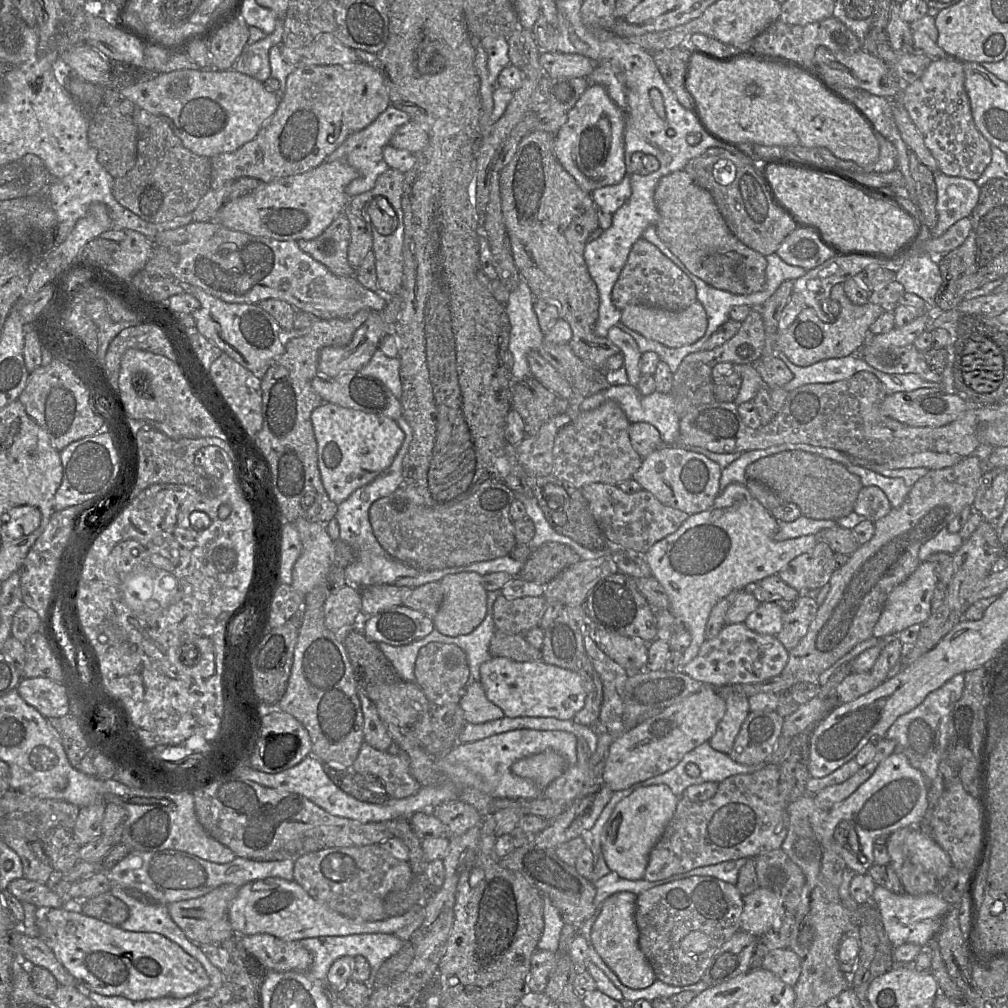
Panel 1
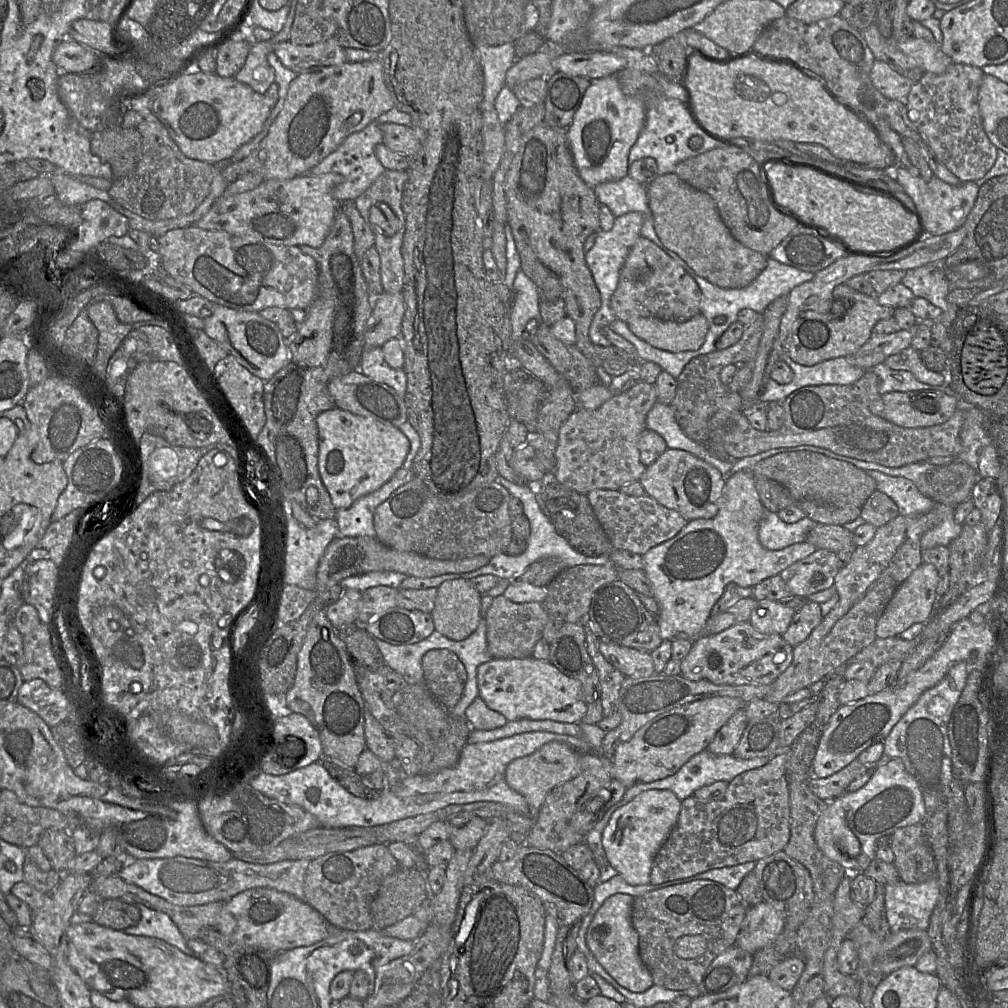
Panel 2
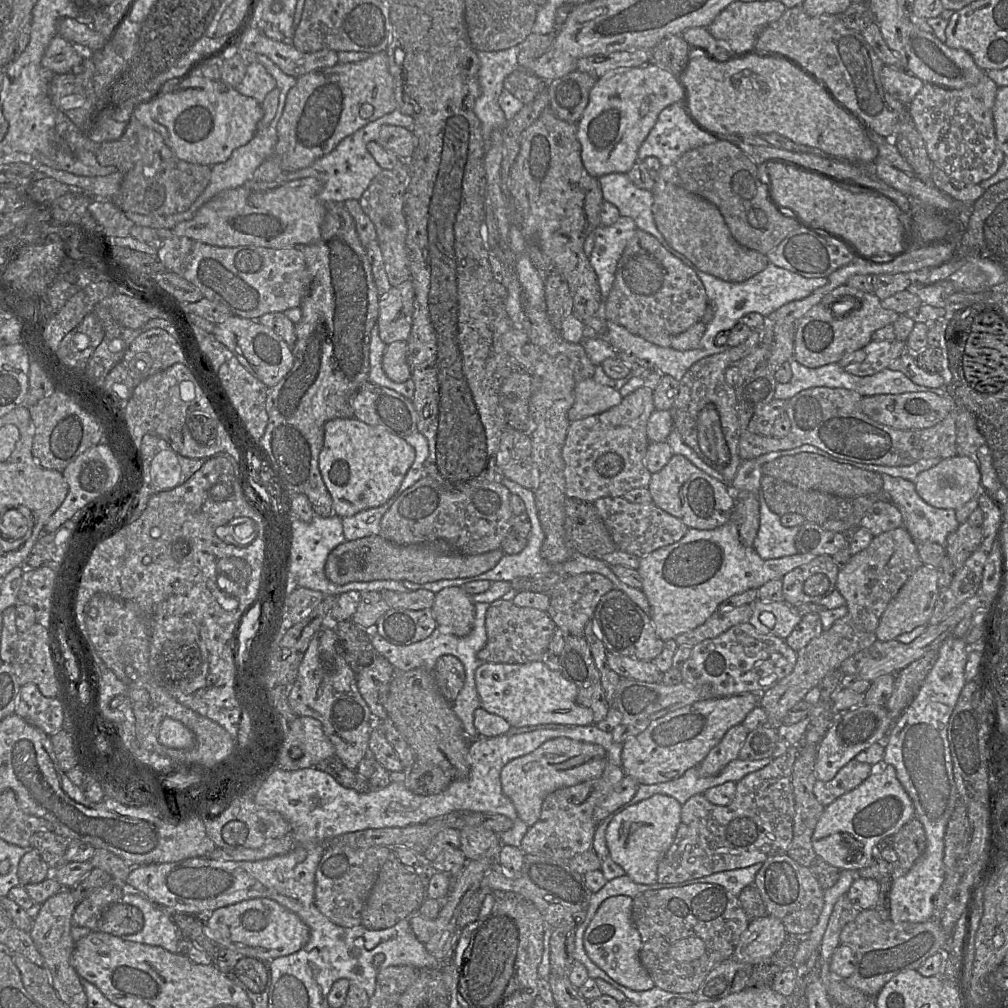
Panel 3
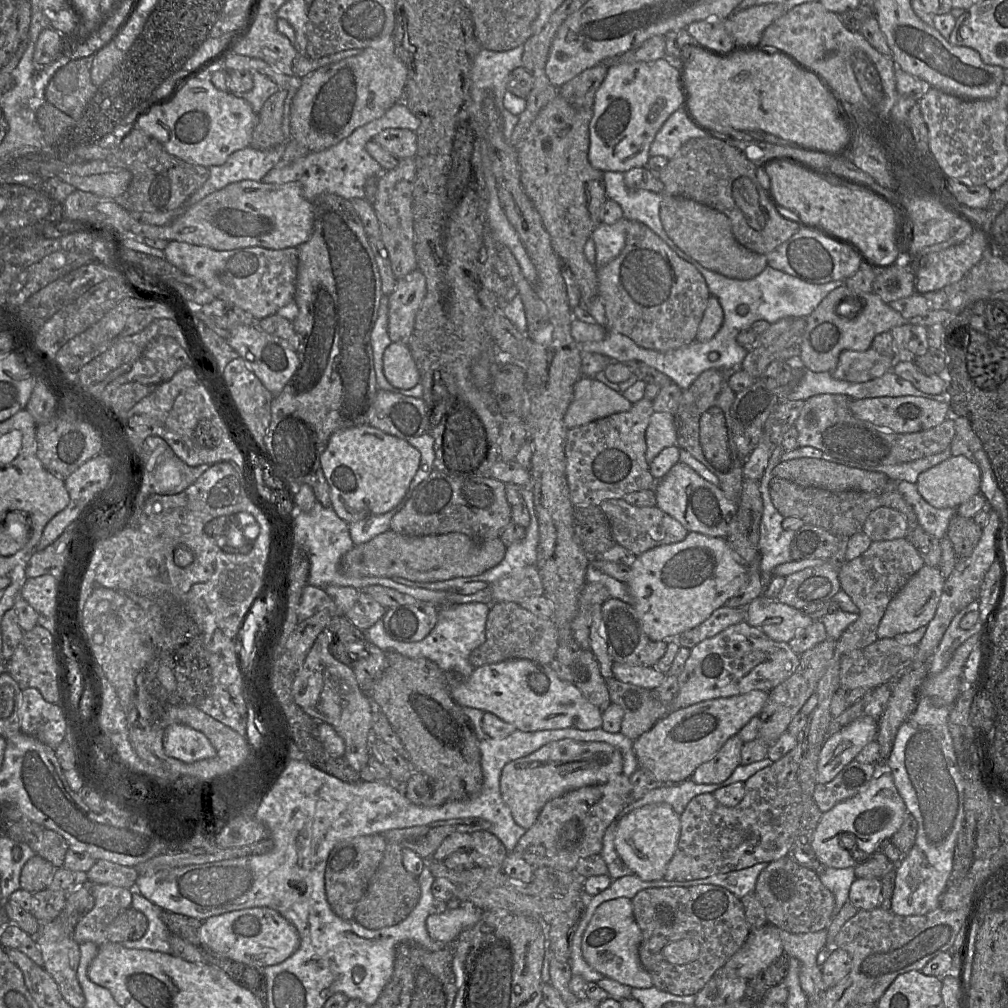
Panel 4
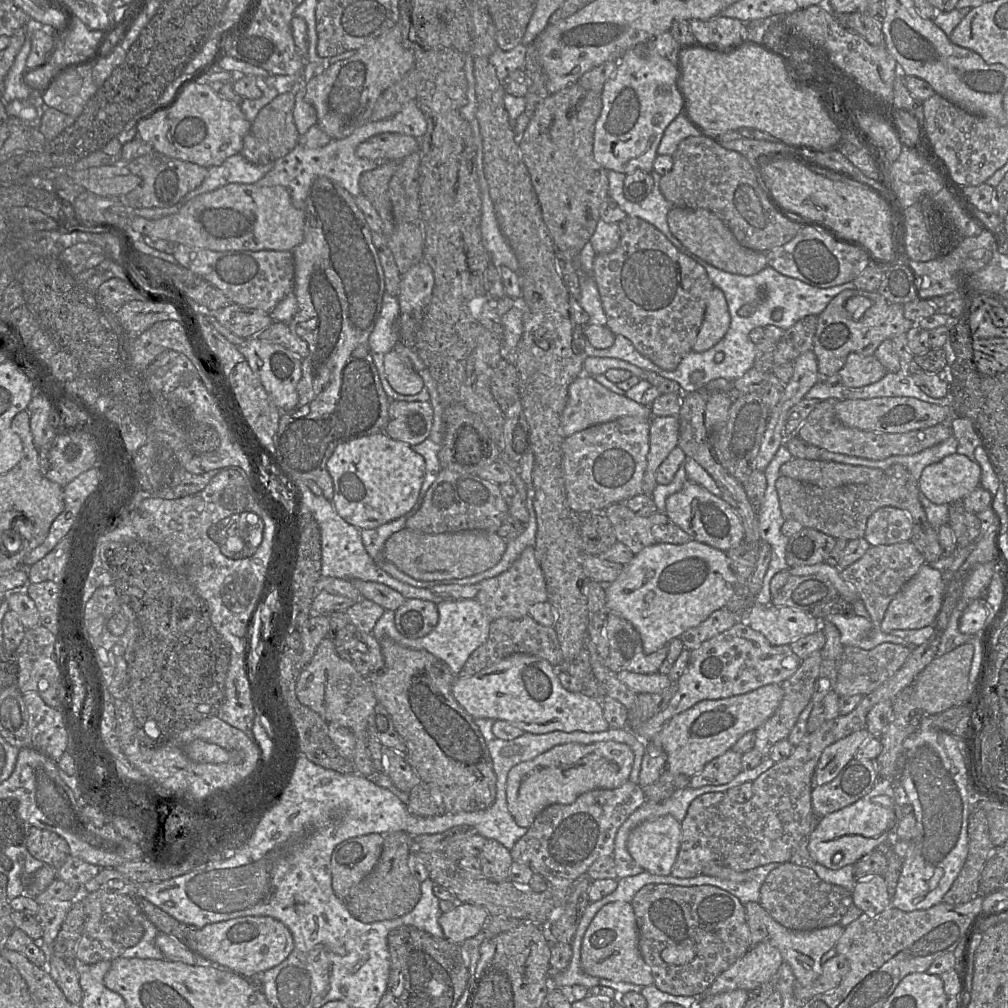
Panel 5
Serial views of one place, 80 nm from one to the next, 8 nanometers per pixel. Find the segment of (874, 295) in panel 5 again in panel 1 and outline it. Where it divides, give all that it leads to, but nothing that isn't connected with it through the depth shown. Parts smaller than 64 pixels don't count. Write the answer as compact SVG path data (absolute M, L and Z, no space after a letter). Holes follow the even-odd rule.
M835 284L830 291L830 300L833 303L838 303L838 316L830 317L833 318L831 322L824 322L820 320L813 308L805 306L794 322L789 328L780 333L777 337L776 348L779 352L782 352L790 362L800 367L810 366L822 360L830 358L845 357L850 354L857 353L865 344L869 338L869 328L871 324L887 309L878 304L868 302L863 305L854 304L846 295L843 284Z

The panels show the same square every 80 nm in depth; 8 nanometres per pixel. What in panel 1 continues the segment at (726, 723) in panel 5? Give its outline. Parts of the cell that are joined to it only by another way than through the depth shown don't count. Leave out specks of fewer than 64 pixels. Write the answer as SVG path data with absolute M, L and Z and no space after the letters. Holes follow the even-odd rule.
M704 684L697 693L620 734L609 748L601 784L617 792L669 771L685 754L711 739L725 712L726 702L717 689Z

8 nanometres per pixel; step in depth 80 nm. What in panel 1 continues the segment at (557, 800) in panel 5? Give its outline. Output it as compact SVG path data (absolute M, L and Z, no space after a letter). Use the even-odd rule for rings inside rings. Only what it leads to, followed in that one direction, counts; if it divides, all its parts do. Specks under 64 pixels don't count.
M552 750L523 758L511 766L514 775L532 781L541 790L545 790L566 769L566 760Z

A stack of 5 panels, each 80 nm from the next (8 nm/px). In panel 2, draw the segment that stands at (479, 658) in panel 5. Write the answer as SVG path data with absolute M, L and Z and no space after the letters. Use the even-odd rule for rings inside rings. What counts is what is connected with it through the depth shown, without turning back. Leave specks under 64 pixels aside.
M503 595L493 598L486 613L487 651L491 658L523 659L532 656L533 648L542 638L543 629L550 619L543 603L514 603Z

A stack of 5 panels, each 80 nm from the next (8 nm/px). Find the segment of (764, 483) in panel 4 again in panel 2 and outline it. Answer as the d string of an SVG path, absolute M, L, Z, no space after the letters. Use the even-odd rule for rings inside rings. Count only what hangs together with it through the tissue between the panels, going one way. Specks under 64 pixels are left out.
M765 511L758 530L760 544L768 550L781 550L795 543L804 542L808 532L819 523L804 517L795 523L785 523L777 513Z

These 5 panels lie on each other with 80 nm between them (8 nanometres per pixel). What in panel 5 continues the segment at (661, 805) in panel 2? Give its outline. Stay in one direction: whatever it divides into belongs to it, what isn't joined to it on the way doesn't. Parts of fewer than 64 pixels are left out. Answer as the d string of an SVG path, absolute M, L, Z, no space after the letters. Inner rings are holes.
M665 815L634 828L628 836L626 847L646 872L671 876L681 845L681 835L681 822L671 815Z

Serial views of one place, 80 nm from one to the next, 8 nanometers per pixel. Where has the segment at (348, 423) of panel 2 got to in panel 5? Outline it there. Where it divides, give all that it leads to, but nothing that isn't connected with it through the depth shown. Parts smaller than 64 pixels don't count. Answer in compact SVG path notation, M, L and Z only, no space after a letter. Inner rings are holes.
M379 432L345 442L336 447L327 461L327 470L333 480L333 506L348 524L363 530L375 529L402 516L411 517L420 507L420 490L424 482L424 458L408 444Z

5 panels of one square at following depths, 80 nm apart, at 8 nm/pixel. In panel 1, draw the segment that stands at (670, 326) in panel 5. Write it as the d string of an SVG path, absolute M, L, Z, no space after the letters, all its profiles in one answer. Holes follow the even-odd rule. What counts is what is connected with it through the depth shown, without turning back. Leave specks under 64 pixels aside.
M644 238L631 248L627 262L612 289L612 302L620 311L628 305L643 305L681 311L697 301L693 281L655 245Z

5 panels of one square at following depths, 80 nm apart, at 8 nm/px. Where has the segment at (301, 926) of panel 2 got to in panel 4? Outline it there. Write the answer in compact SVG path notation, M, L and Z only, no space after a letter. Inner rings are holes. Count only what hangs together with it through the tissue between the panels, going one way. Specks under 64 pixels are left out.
M253 907L211 916L203 921L200 939L204 947L230 959L263 967L279 964L300 946L297 929L280 913L268 907Z

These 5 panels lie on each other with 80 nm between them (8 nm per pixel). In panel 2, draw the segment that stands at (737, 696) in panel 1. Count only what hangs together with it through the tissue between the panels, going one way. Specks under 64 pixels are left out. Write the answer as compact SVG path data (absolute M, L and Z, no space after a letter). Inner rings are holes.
M745 708L739 709L717 732L707 749L717 755L731 755L747 726Z

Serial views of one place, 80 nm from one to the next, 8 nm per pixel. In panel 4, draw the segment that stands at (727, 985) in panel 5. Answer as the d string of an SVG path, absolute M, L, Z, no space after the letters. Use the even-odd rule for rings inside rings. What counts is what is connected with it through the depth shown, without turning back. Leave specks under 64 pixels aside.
M770 923L757 930L751 930L741 949L717 971L717 974L728 978L752 979L783 955L779 930Z

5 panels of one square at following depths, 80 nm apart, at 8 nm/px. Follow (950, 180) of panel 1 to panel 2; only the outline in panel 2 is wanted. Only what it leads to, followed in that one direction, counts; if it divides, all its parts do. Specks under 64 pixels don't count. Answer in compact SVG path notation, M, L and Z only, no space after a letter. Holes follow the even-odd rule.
M889 165L886 168L892 169L895 179L912 199L927 236L939 236L964 226L978 197L979 187L975 182L961 182L953 186L933 176L927 184L920 176L913 176L905 167Z

